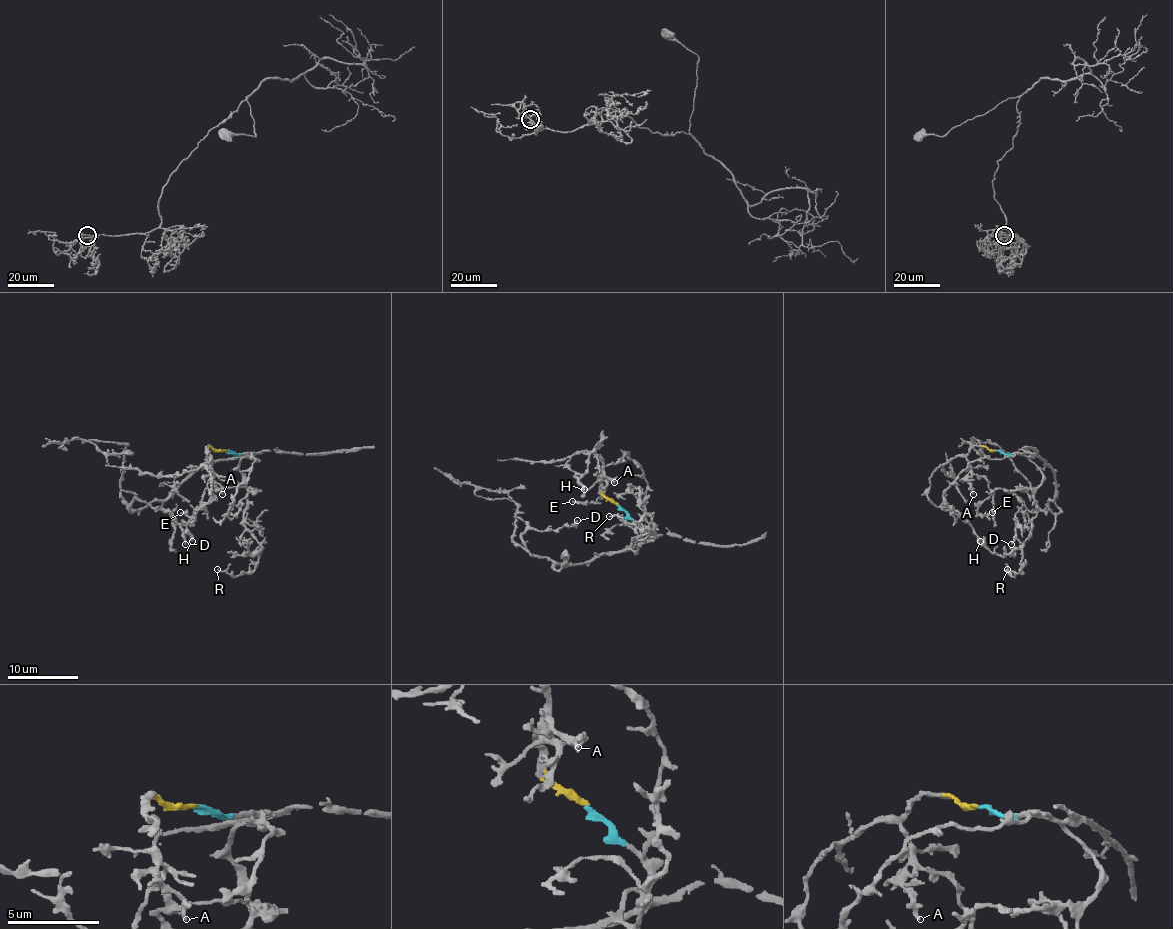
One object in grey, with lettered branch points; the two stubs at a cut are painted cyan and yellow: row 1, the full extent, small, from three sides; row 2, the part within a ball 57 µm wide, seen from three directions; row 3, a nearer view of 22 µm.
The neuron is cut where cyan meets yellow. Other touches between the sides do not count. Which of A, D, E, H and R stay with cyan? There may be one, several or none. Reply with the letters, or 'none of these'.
D, R

